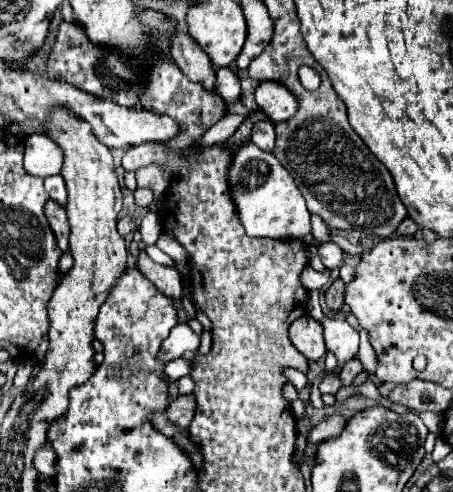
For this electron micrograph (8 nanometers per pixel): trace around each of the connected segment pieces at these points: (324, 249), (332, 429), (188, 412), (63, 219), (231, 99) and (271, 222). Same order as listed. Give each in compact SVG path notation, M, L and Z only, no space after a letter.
M333 242L321 244L317 248L317 252L319 252L321 262L323 262L325 268L335 268L335 266L339 266L343 262L343 250L337 244L333 244Z
M341 414L325 416L325 420L321 420L319 424L313 426L311 434L307 436L307 442L311 442L311 444L321 444L323 440L335 438L335 436L339 436L339 432L343 432L343 426L345 426L345 424L347 424L347 418L341 416Z
M185 394L185 396L177 396L169 408L167 408L167 418L173 420L175 424L179 424L181 428L187 428L195 416L195 396L193 394Z
M47 200L45 204L45 216L49 220L49 226L57 238L57 246L61 248L61 252L67 252L69 250L69 222L67 222L67 214L65 214L65 208L55 204L53 200Z
M217 68L217 94L225 100L227 106L233 106L241 98L239 78L229 68Z
M253 142L241 146L233 154L229 166L229 188L231 188L235 212L247 236L291 240L311 232L311 222L309 222L311 214L305 206L299 188L295 186L295 180L279 164L279 160L275 160L271 152L259 150L259 146L255 146Z

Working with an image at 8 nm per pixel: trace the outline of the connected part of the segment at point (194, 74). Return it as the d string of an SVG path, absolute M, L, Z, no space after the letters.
M177 32L173 36L173 60L179 66L179 70L197 84L203 84L207 92L215 92L215 66L211 64L209 56L199 48L195 40L191 40L189 34Z

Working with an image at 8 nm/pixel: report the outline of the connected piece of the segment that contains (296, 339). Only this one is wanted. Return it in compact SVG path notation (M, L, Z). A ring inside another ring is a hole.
M303 314L289 326L289 340L291 344L307 356L307 360L319 360L325 356L327 348L323 342L323 328L317 320L313 320L309 314Z

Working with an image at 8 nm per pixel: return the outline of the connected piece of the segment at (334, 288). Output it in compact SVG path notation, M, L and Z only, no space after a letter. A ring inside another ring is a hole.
M337 278L335 282L331 284L331 288L327 290L327 294L325 294L327 306L329 306L331 310L339 310L339 308L343 306L343 292L345 292L345 284L343 284L341 278Z

